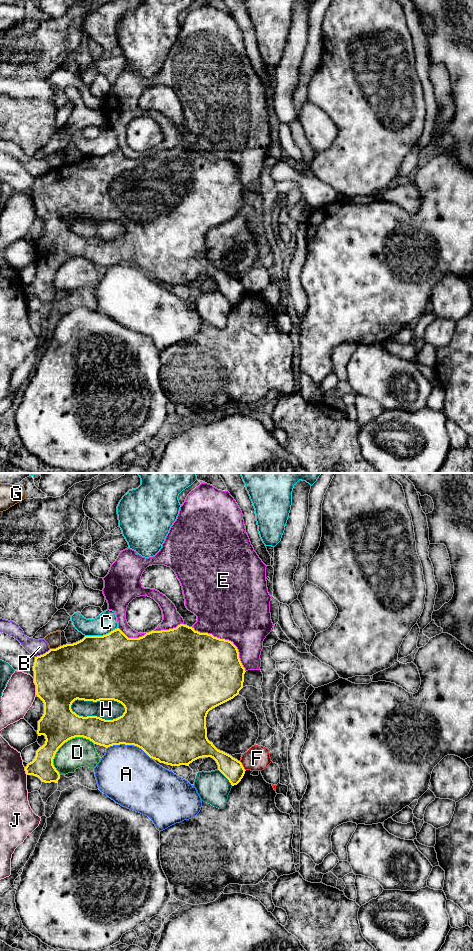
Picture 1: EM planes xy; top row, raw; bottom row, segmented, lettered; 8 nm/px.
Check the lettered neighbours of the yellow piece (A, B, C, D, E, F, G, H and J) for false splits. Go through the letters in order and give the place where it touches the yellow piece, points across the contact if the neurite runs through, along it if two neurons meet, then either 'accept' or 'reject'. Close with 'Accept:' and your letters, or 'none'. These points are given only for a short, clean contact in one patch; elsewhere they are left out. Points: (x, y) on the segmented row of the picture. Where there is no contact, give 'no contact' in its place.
A: meets yellow in xy at (130, 744); reject
B: meets yellow in xy at (43, 654); reject
C: meets yellow in xy at (101, 636); reject
D: meets yellow in xy at (67, 740); reject
E: meets yellow in xy at (226, 640); reject
F: meets yellow in xy at (242, 766); border along xy (239, 761), (245, 770); reject
G: meets yellow in xy at (56, 648); reject
H: meets yellow in xy at (99, 700); reject
J: meets yellow in xy at (36, 686); reject
Accept: none

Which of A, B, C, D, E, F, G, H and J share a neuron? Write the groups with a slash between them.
A / B / C / D / E F / G / H / J

